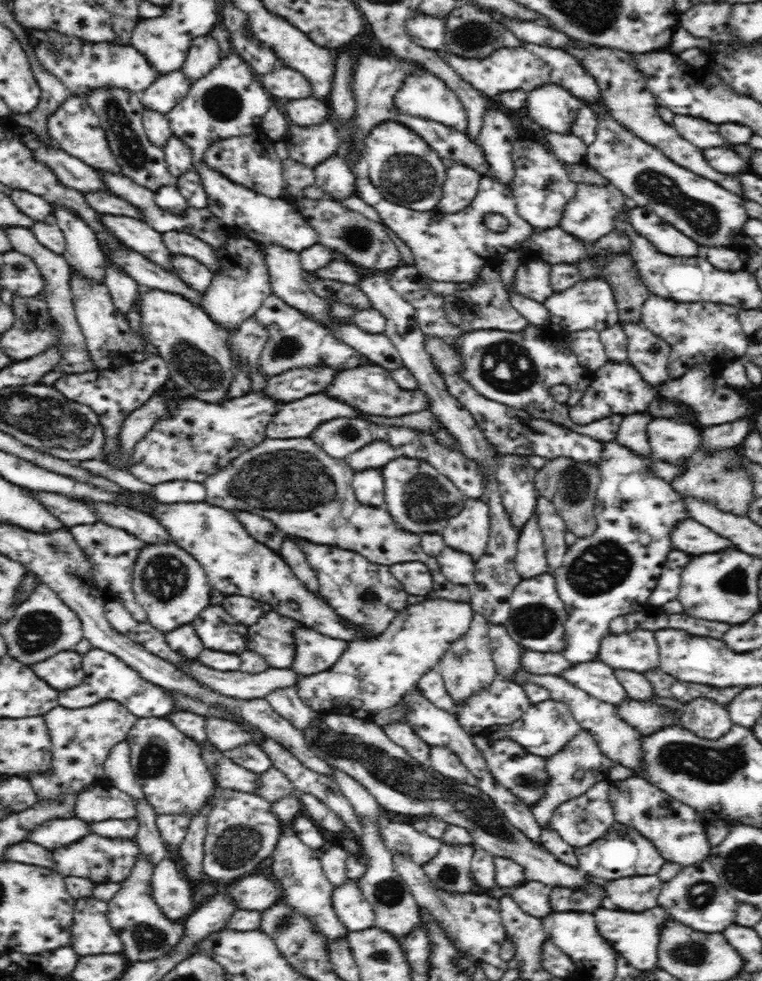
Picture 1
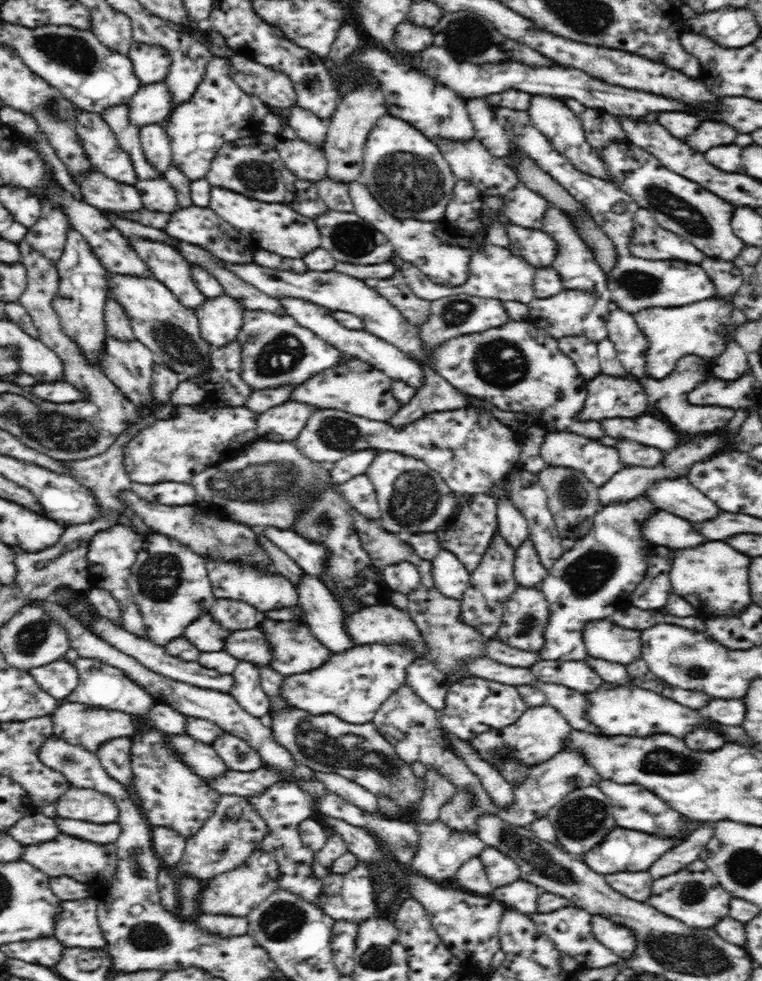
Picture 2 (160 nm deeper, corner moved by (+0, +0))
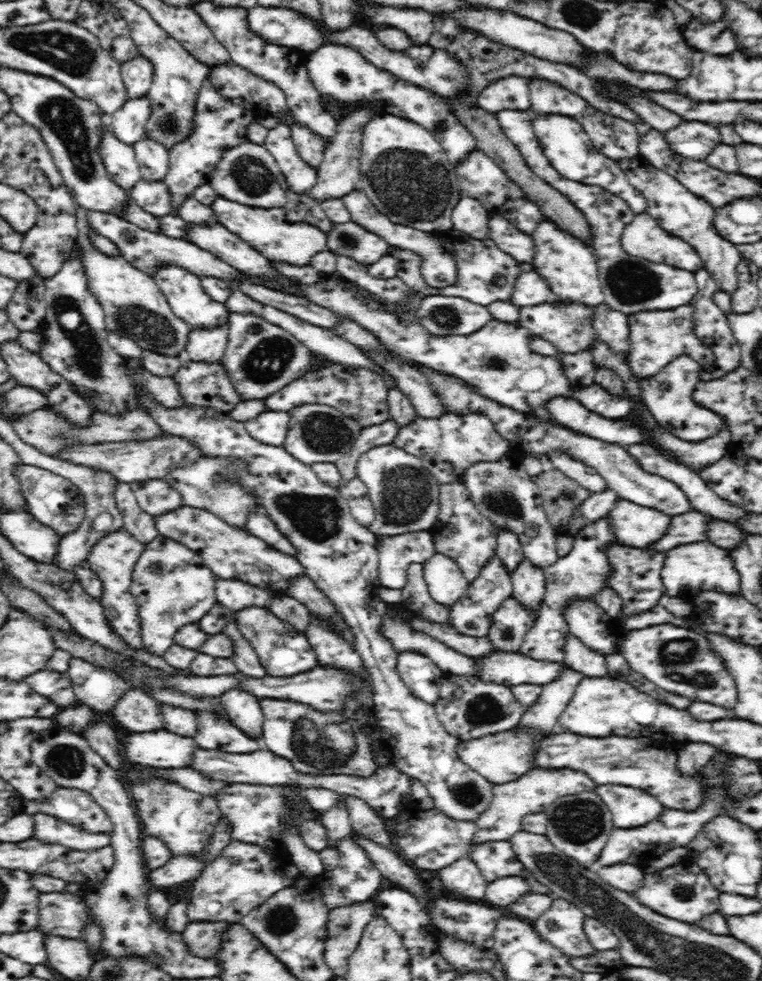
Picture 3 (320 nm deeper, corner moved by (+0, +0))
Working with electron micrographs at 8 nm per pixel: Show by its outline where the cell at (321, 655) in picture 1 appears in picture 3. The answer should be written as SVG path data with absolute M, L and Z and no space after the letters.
M249 606L235 611L238 631L250 642L260 657L268 675L276 678L294 676L316 668L319 665L306 634L296 630L289 622L272 614L268 607Z

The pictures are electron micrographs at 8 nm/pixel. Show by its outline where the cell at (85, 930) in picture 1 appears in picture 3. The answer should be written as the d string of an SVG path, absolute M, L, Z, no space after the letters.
M68 892L40 893L38 909L38 931L81 940L88 917L87 899Z

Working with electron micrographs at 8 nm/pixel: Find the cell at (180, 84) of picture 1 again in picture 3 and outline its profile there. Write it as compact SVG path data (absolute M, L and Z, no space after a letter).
M144 95L128 99L116 112L104 114L103 120L118 140L133 145L146 137L144 127L150 113L151 102Z

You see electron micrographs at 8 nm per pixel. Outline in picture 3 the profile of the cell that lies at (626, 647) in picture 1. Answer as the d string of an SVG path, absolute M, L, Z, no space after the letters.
M578 599L570 603L563 615L570 633L590 650L601 655L620 652L628 631L617 617L608 616L594 599Z

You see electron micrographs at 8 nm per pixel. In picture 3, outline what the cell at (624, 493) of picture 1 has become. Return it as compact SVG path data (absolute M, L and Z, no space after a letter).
M604 516L574 535L572 550L566 556L560 557L554 564L542 568L545 574L546 592L542 598L540 614L530 631L526 632L524 644L519 648L520 654L532 657L534 660L563 662L563 648L566 638L570 636L570 629L563 615L564 609L578 599L593 599L599 590L609 587L607 582L611 577L611 564L607 557L607 546L616 543L619 544L616 542L607 516Z

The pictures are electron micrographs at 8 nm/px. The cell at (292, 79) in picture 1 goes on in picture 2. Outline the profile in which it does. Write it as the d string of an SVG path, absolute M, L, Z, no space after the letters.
M232 55L232 77L248 94L254 94L277 111L295 105L297 96L290 77L244 56Z

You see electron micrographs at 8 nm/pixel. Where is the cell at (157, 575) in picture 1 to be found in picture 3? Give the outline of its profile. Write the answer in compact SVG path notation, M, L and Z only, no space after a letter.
M159 534L152 542L146 543L144 552L134 566L131 580L131 594L136 599L141 622L141 648L156 656L164 656L168 648L174 644L176 632L183 626L198 622L217 603L215 578L215 574L204 564L199 553L184 544L162 534Z

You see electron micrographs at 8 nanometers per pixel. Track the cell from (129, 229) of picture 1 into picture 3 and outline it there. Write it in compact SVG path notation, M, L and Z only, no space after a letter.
M166 264L166 266L160 266L151 276L166 295L174 314L184 319L190 328L214 328L214 326L221 326L229 322L229 314L231 313L229 308L225 303L216 303L206 294L198 275L179 266Z

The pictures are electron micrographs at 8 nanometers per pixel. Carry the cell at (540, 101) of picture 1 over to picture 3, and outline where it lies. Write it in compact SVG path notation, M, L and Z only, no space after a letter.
M536 114L533 120L533 131L544 150L544 156L562 178L604 188L625 200L635 215L647 212L646 197L628 182L624 171L616 161L607 158L597 150L579 121L570 116Z

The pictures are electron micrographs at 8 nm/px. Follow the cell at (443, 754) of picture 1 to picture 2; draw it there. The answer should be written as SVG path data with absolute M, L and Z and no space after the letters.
M428 768L424 777L425 791L415 814L420 821L431 823L439 818L440 807L451 799L455 786L434 768Z

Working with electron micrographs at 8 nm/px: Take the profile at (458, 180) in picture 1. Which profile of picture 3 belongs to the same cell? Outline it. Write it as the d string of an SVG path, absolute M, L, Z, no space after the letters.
M463 193L452 210L453 234L468 235L480 240L488 239L489 214L479 200Z

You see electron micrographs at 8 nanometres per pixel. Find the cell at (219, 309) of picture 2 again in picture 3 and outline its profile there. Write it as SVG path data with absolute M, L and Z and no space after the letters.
M229 325L214 328L194 328L190 331L185 348L185 360L218 363L226 352Z

